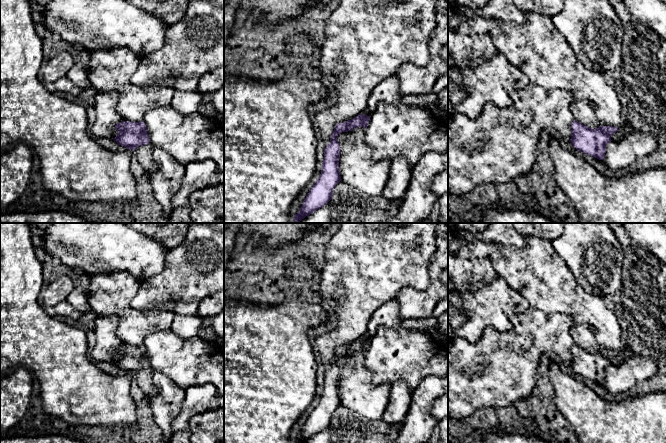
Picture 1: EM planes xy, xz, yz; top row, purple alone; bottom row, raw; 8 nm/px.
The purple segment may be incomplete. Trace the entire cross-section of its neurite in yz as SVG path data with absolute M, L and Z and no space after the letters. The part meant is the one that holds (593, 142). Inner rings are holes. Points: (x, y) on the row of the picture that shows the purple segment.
M574 120L571 123L570 142L578 151L603 160L606 153L606 145L611 142L611 135L618 131L617 127L599 126L596 129Z

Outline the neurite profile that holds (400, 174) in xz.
M399 157L391 161L388 181L383 191L383 196L387 200L395 202L404 197L410 185L412 170L413 167L406 158Z

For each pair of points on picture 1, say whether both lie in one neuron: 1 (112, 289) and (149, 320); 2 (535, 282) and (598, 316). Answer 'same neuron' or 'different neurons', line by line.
1: same neuron
2: same neuron

